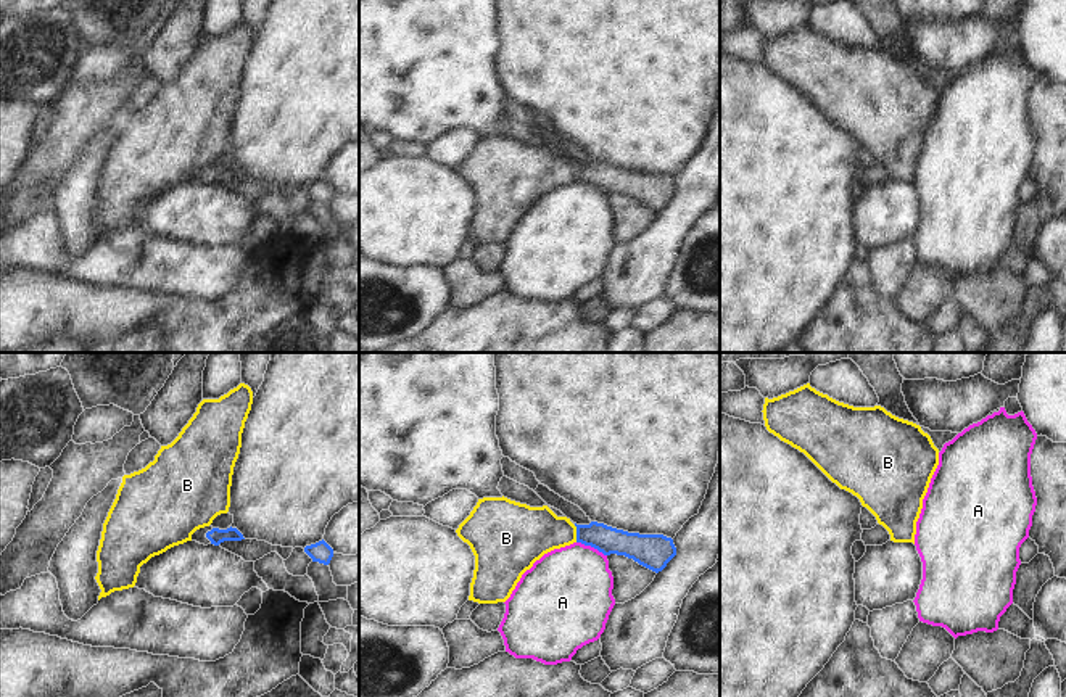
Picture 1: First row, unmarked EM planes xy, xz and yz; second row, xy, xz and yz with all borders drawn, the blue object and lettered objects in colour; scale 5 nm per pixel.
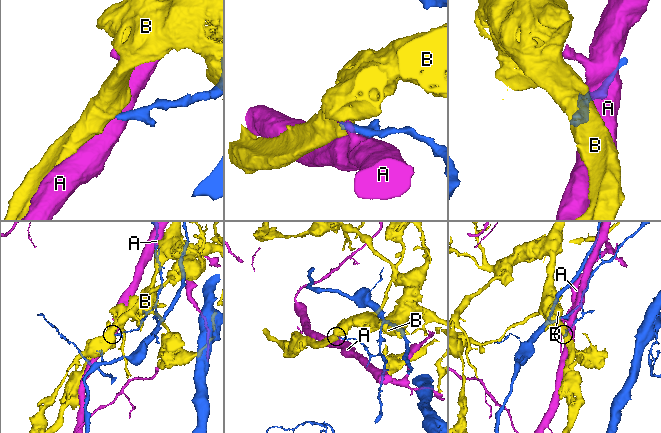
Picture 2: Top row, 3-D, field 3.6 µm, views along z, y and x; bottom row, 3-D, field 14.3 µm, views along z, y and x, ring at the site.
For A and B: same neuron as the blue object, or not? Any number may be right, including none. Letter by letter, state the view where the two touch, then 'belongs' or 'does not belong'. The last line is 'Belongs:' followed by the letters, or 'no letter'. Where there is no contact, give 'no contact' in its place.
A: contact in xz; does not belong
B: contact in xz; does not belong
Belongs: no letter

